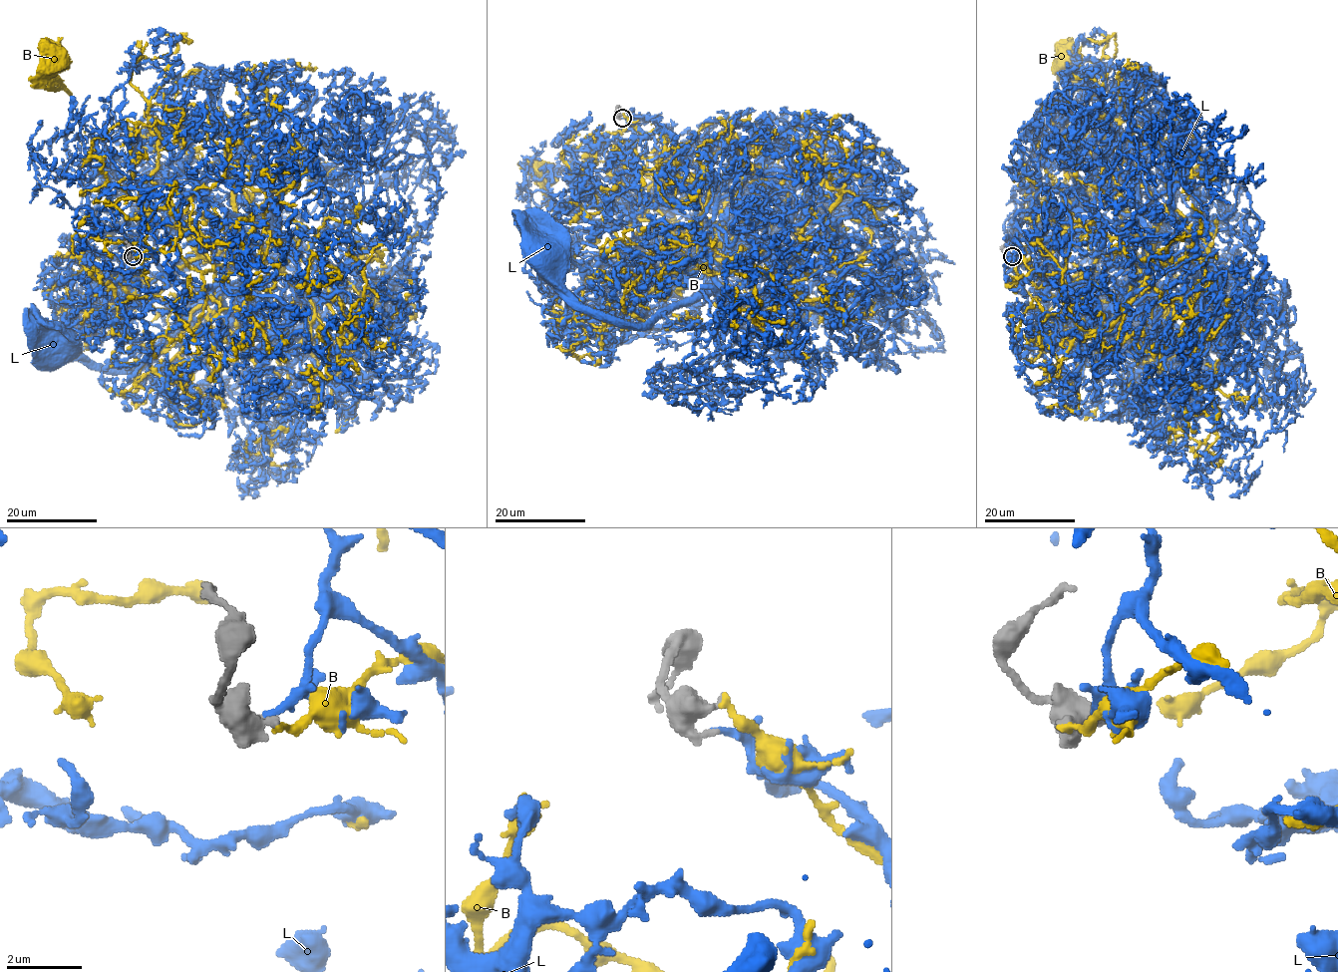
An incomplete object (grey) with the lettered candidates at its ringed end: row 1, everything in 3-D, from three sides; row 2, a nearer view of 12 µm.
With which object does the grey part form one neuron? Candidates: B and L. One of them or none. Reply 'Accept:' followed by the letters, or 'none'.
Accept: L

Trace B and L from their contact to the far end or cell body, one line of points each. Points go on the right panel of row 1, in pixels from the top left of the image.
B: (1009, 258), (1052, 241), (1097, 271), (1132, 247), (1116, 211), (1147, 165), (1141, 119), (1071, 61)
L: (1012, 256), (1053, 249), (1071, 276), (1101, 281), (1073, 297), (1087, 335), (1126, 324), (1148, 349)

